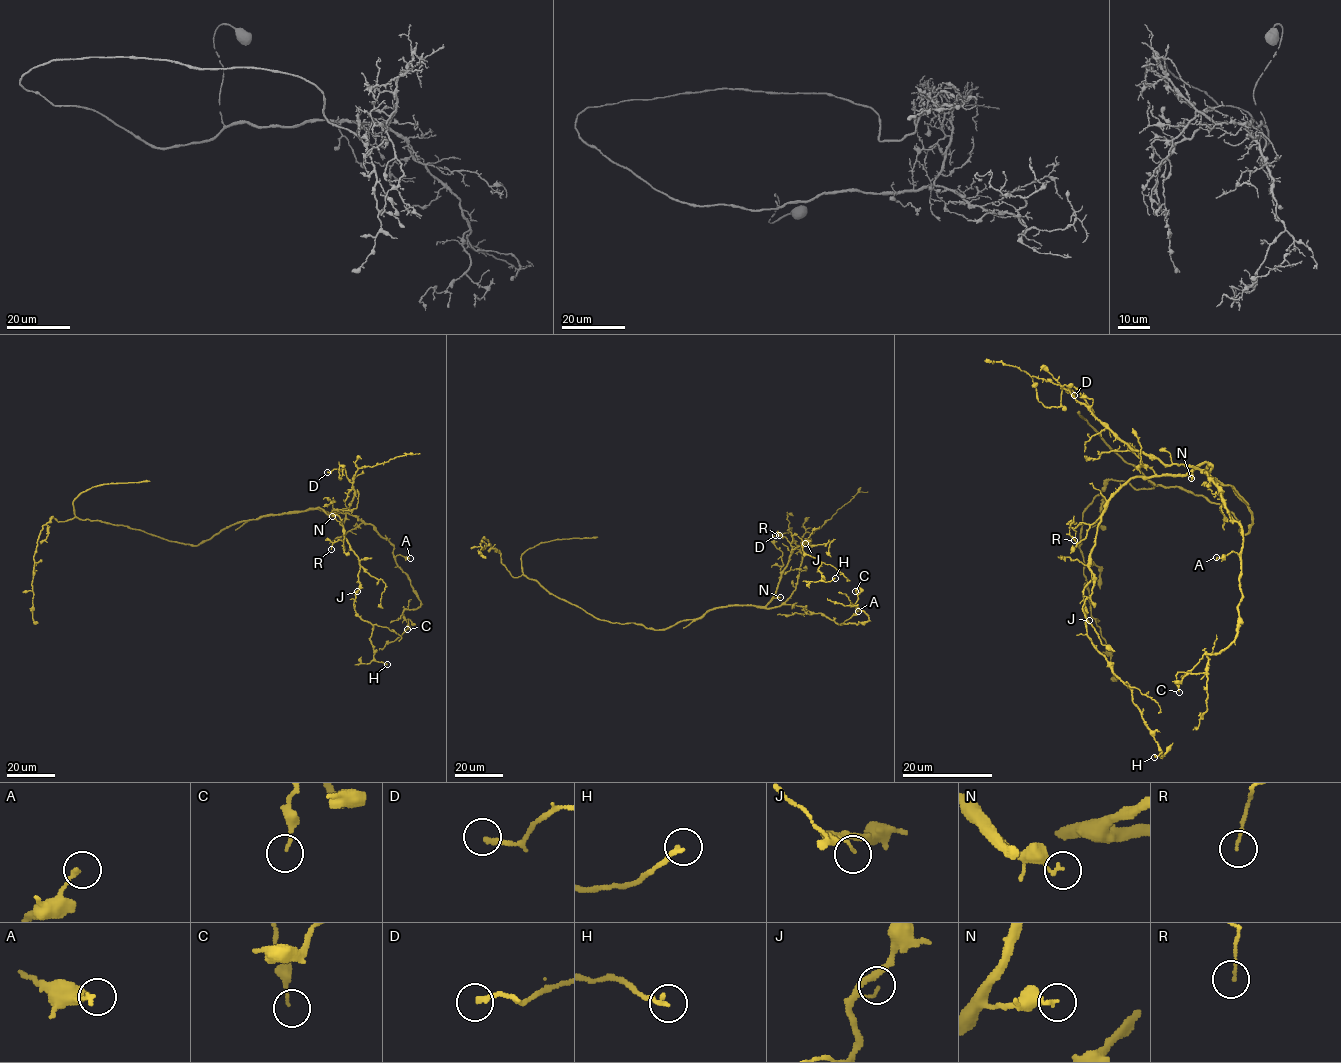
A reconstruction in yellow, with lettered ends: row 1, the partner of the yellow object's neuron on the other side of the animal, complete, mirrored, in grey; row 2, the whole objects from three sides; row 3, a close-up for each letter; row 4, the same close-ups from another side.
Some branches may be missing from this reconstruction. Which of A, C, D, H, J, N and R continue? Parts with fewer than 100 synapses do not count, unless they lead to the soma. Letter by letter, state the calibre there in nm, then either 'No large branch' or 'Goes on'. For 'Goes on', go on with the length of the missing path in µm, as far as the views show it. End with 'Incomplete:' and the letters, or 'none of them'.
A: Thickness 150 nm. No large branch
C: Thickness 90 nm. No large branch
D: Thickness 200 nm. No large branch
H: Thickness 180 nm. No large branch
J: Thickness 90 nm. No large branch
N: Thickness 160 nm. No large branch
R: Thickness 90 nm. No large branch
Incomplete: none of them

